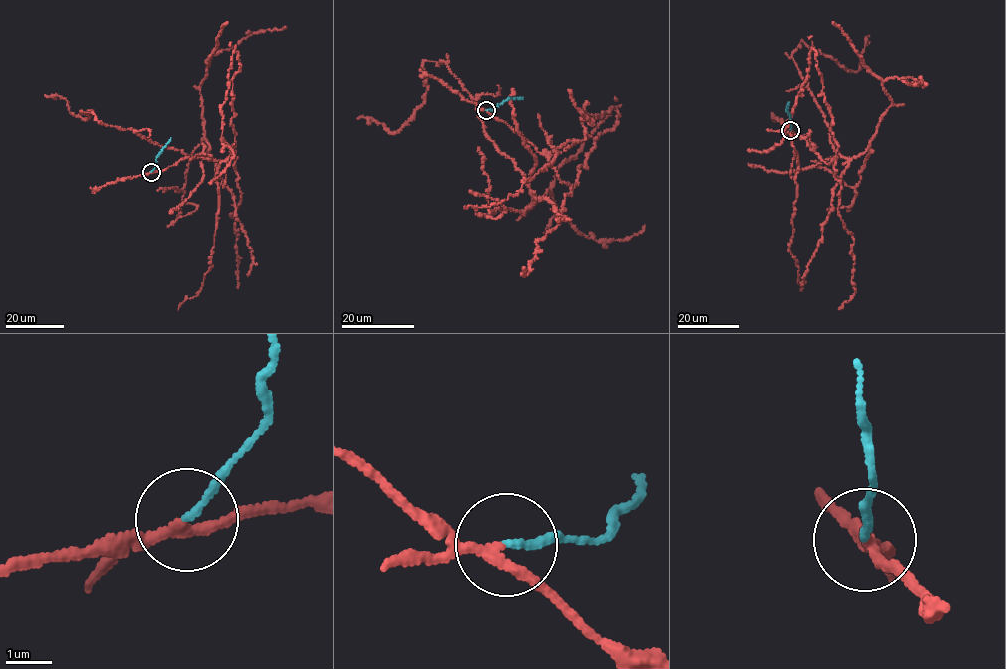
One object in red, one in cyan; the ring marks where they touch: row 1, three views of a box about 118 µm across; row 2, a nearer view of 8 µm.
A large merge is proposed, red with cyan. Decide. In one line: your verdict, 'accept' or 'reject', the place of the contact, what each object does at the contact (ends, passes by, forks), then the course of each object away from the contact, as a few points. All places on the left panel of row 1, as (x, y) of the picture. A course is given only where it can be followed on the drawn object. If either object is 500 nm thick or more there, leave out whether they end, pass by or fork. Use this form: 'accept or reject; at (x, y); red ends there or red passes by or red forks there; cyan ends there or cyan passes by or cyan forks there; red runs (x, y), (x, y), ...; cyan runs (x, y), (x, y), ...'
reject; at (151, 172); red forks there; cyan ends there; red runs (151, 173), (230, 154), (238, 53), (220, 109), (231, 155), (215, 175), (211, 266), (178, 309); cyan runs (151, 172), (155, 166), (156, 156), (171, 138)

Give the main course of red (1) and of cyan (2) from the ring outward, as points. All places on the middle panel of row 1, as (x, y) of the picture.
1: (486, 110), (573, 186), (619, 114), (583, 117), (584, 139), (556, 149), (515, 195), (464, 206)
2: (487, 109), (494, 109), (499, 103), (513, 98), (523, 99)

